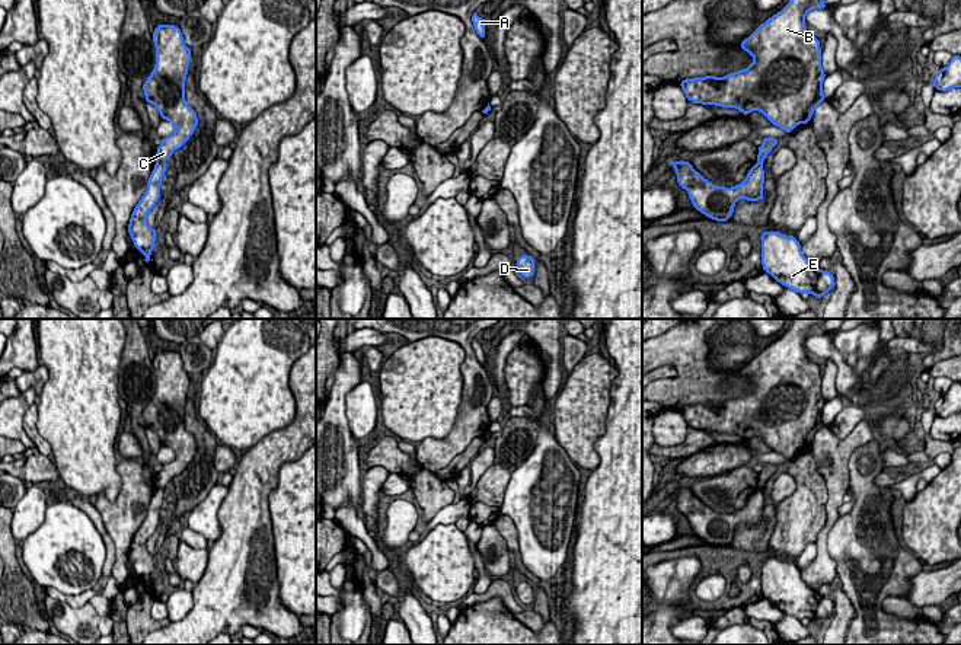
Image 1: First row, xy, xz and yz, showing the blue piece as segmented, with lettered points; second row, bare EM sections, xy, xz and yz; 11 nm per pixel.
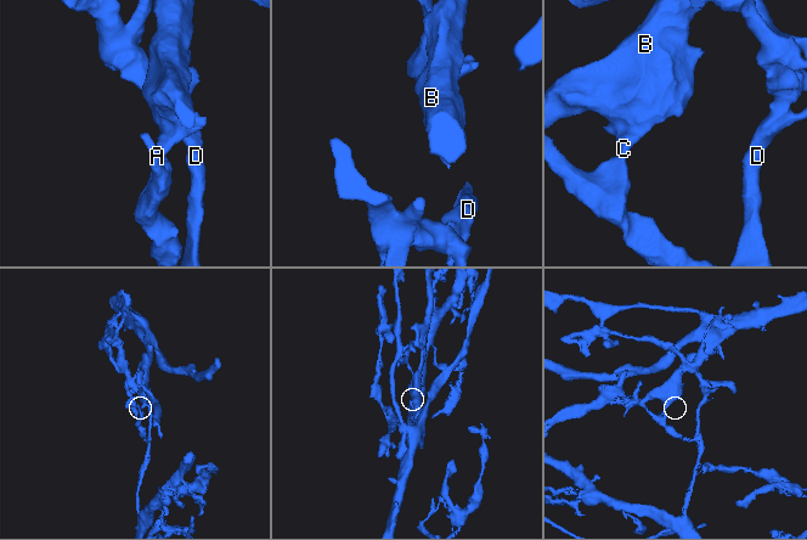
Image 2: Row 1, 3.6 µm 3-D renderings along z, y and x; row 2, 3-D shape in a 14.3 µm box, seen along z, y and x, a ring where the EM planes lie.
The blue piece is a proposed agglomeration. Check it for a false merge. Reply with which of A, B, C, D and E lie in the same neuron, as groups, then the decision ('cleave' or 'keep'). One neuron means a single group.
groups A D E / B C; cleave

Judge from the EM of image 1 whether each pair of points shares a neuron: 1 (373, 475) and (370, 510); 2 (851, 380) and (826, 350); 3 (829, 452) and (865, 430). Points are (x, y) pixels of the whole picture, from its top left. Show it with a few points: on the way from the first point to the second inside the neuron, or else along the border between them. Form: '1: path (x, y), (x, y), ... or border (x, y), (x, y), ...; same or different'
1: path (367, 484), (366, 501); same
2: path (845, 373), (842, 364), (833, 355); same
3: path (837, 452), (856, 438); same

